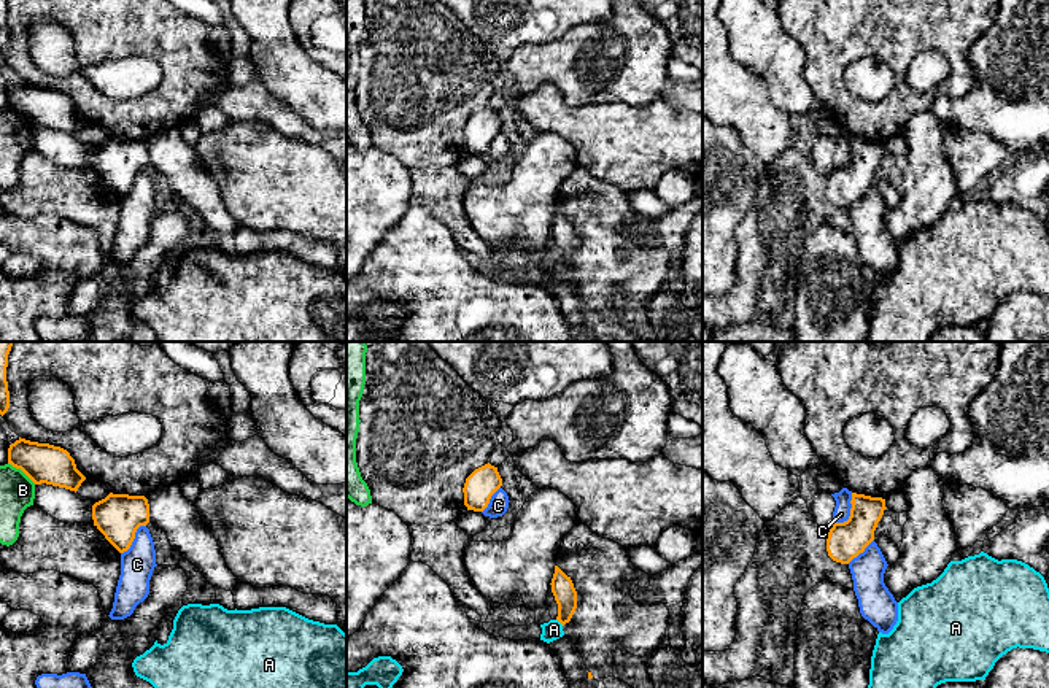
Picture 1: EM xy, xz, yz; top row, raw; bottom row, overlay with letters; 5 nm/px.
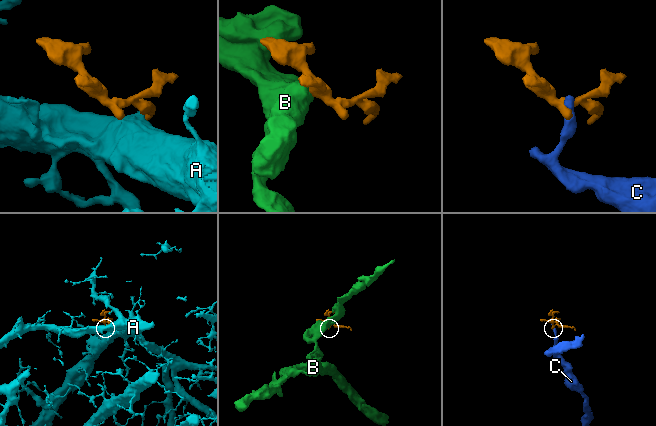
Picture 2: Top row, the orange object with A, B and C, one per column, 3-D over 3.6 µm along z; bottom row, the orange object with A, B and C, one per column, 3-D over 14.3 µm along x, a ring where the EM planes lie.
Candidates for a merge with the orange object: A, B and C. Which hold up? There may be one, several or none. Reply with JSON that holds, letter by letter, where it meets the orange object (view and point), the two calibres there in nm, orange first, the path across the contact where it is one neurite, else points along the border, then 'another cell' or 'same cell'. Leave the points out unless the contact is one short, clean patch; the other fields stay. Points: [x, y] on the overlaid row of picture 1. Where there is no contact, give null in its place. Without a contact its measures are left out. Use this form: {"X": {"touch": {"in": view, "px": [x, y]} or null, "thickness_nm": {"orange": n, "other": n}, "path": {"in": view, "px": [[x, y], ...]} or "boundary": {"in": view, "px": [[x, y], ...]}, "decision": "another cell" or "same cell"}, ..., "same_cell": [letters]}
{"A": {"touch": {"in": "xz", "px": [560, 622]}, "thickness_nm": {"orange": 120, "other": 100}, "boundary": {"in": "xz", "px": [[557, 618], [563, 625]]}, "decision": "another cell"}, "B": {"touch": {"in": "xy", "px": [23, 471]}, "thickness_nm": {"orange": 200, "other": 180}, "decision": "another cell"}, "C": {"touch": {"in": "yz", "px": [851, 512]}, "thickness_nm": {"orange": 190, "other": 90}, "boundary": {"in": "yz", "px": [[852, 493], [851, 515], [835, 523]]}, "decision": "another cell"}, "same_cell": []}

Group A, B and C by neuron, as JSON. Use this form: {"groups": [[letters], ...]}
{"groups": [["A"], ["B"], ["C"]]}

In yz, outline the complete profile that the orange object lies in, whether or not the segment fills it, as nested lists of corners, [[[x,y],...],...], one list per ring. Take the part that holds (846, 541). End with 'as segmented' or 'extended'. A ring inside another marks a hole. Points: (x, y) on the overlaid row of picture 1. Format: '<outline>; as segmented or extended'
[[[852,493],[850,516],[844,523],[834,523],[828,532],[828,556],[841,564],[849,564],[874,540],[874,531],[881,521],[885,499]]]; as segmented

